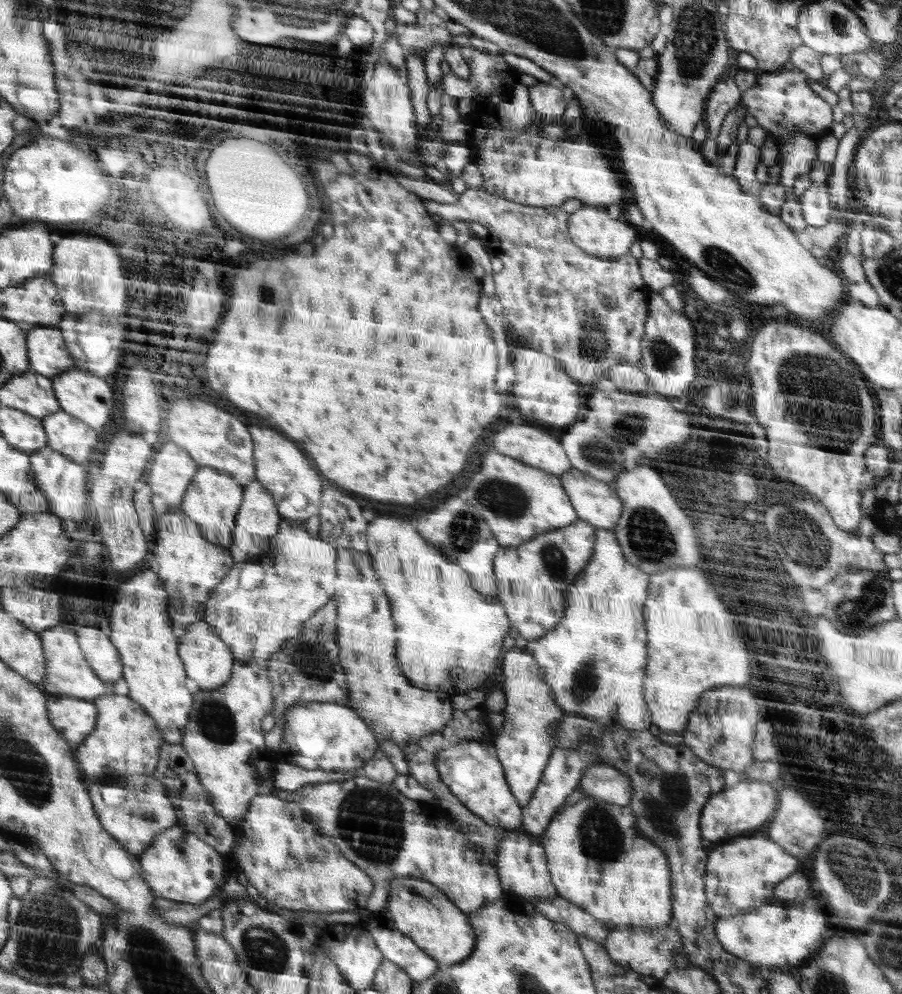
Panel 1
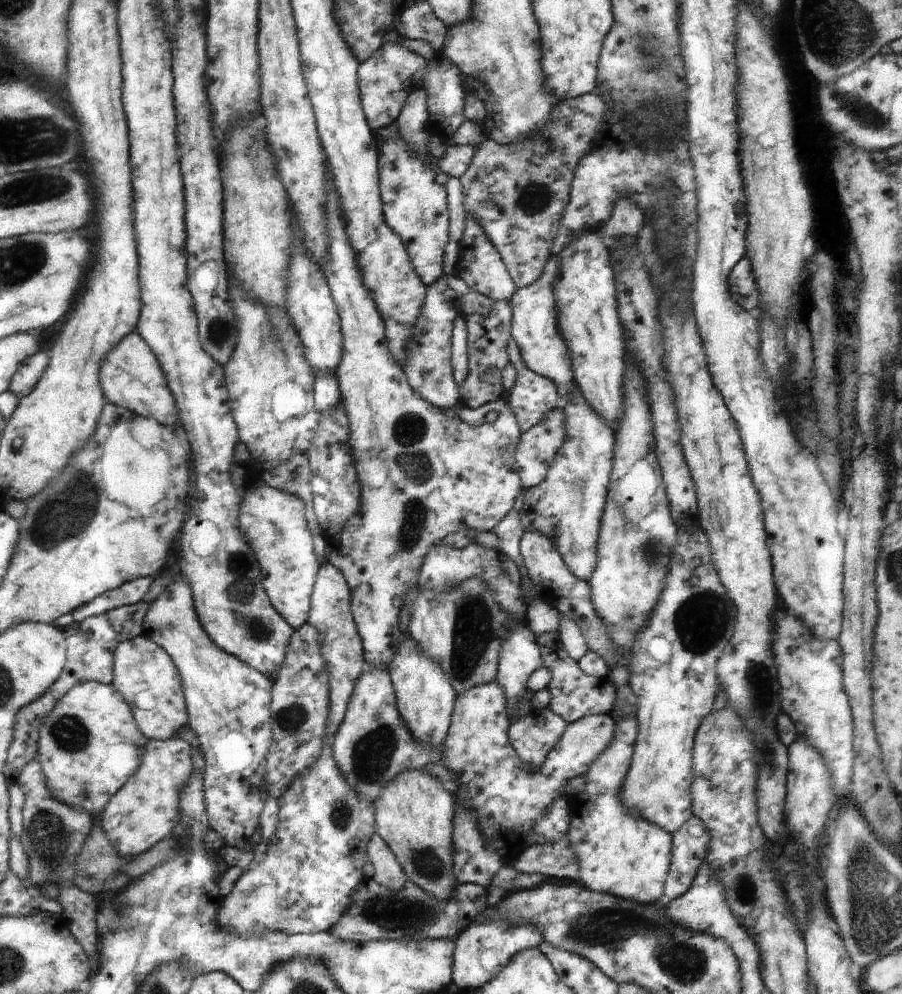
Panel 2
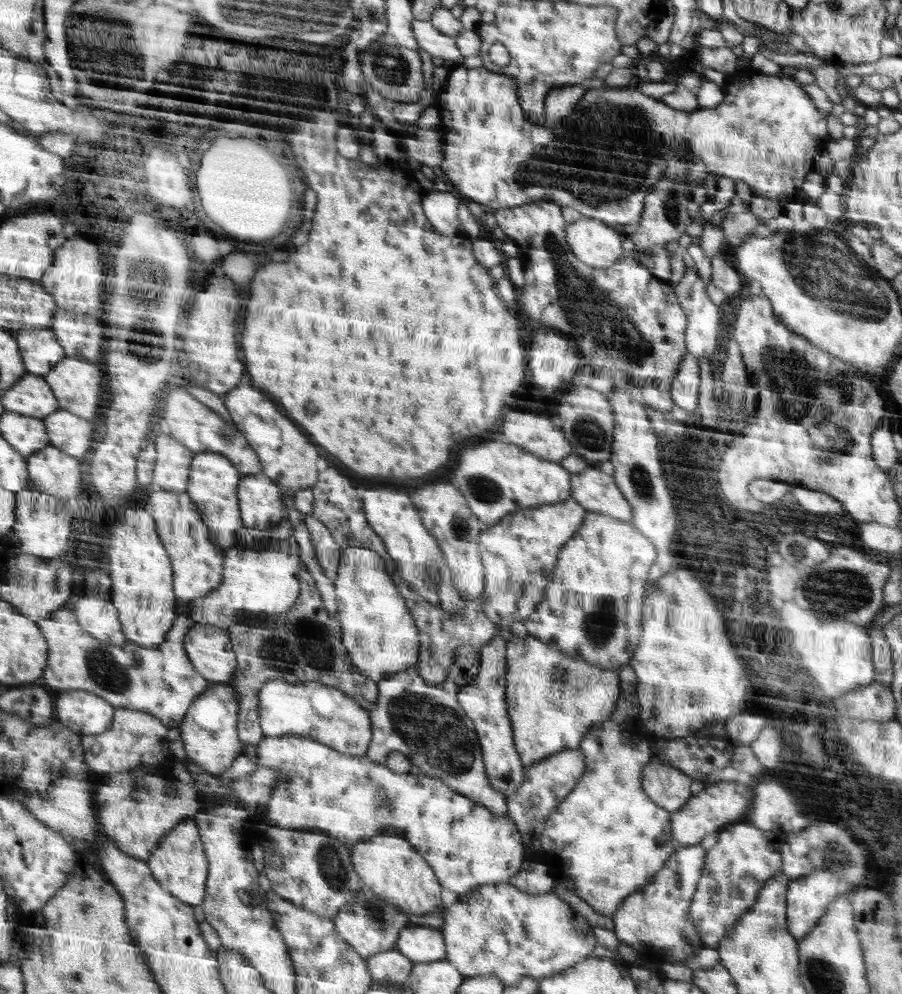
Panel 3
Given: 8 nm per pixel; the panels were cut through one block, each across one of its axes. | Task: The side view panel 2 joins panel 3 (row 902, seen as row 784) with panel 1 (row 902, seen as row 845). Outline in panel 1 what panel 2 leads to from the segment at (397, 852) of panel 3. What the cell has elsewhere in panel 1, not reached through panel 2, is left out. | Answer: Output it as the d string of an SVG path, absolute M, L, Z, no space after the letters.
M396 877L390 882L388 906L385 913L392 918L396 928L402 934L409 935L422 950L432 955L438 961L440 968L446 968L470 956L470 953L474 952L474 945L477 944L477 935L474 934L472 923L466 918L466 914L460 912L460 909L461 907L454 906L454 902L433 883L421 878Z

